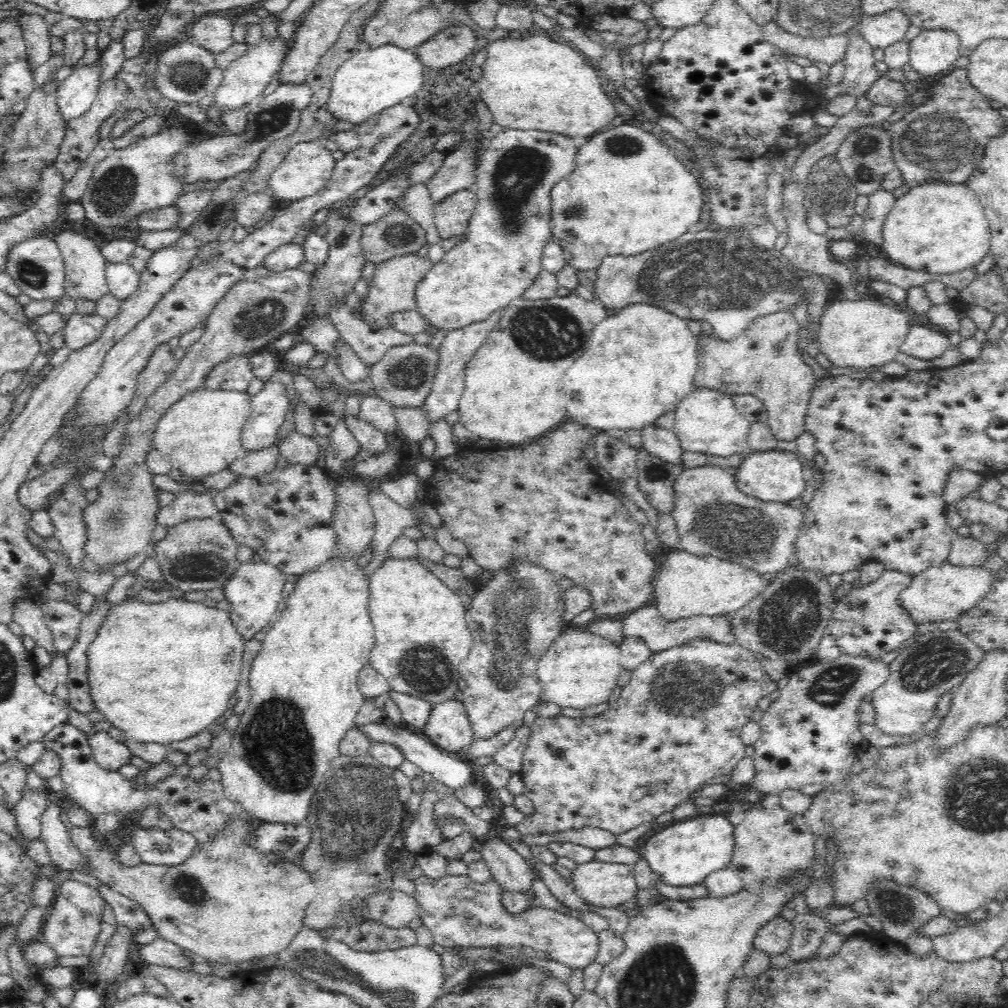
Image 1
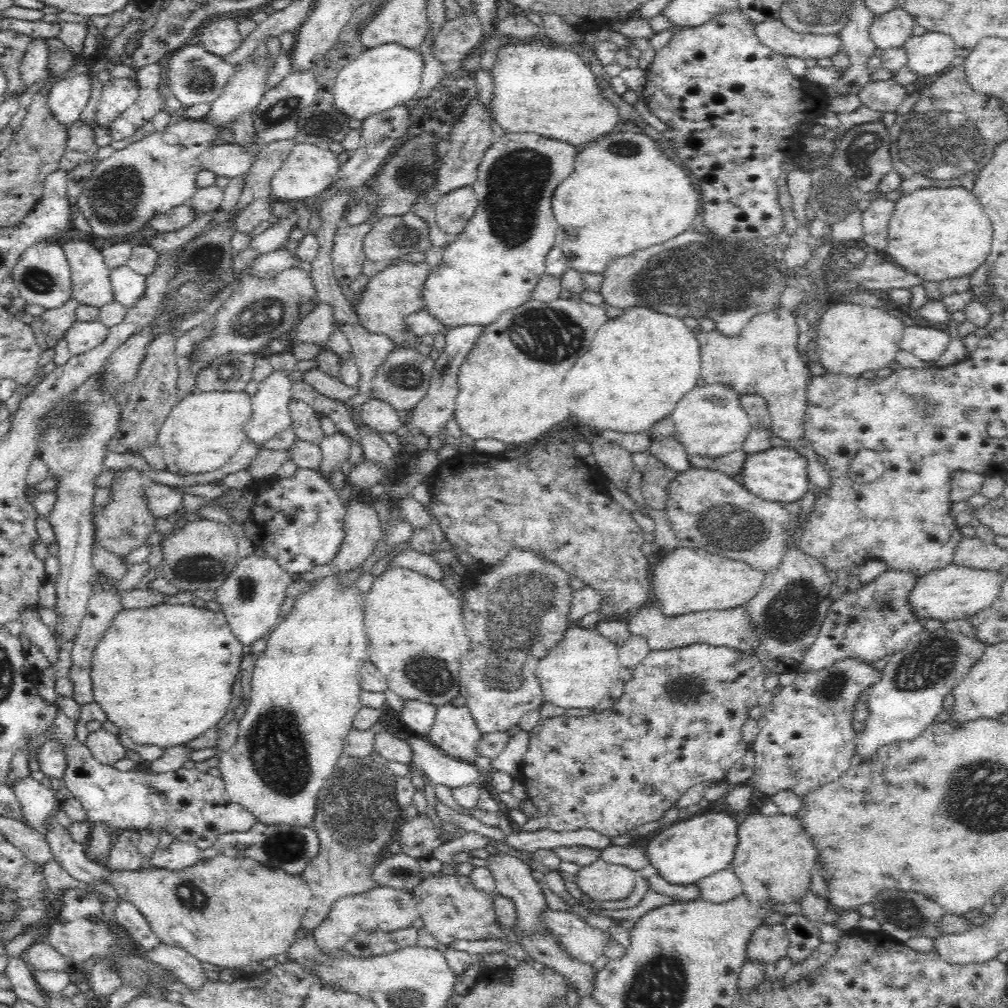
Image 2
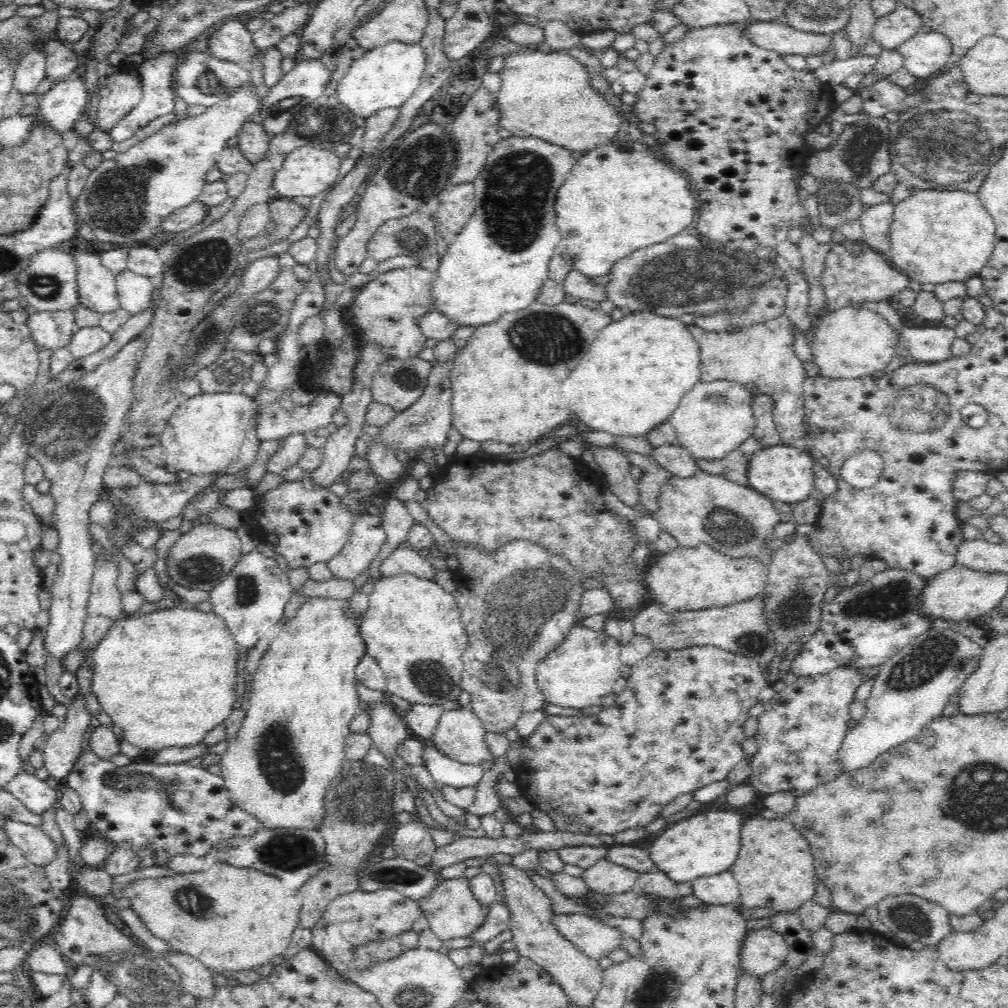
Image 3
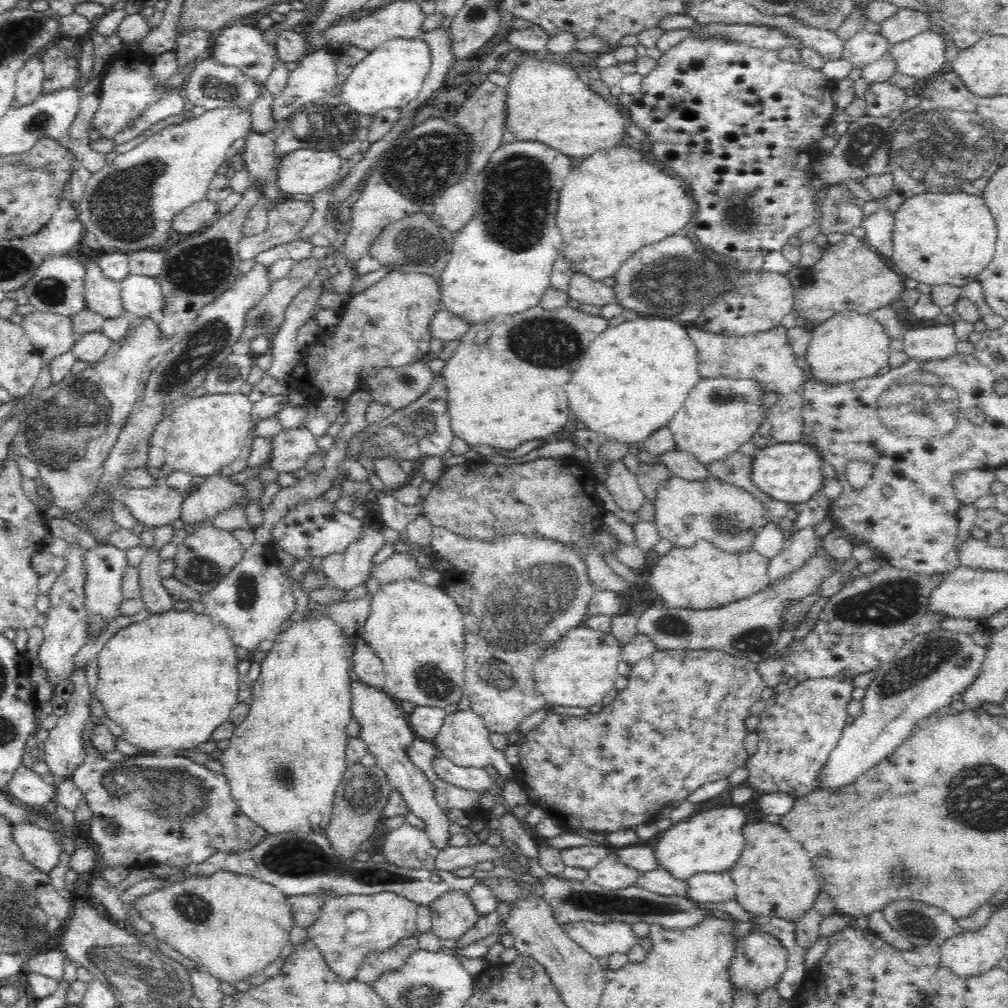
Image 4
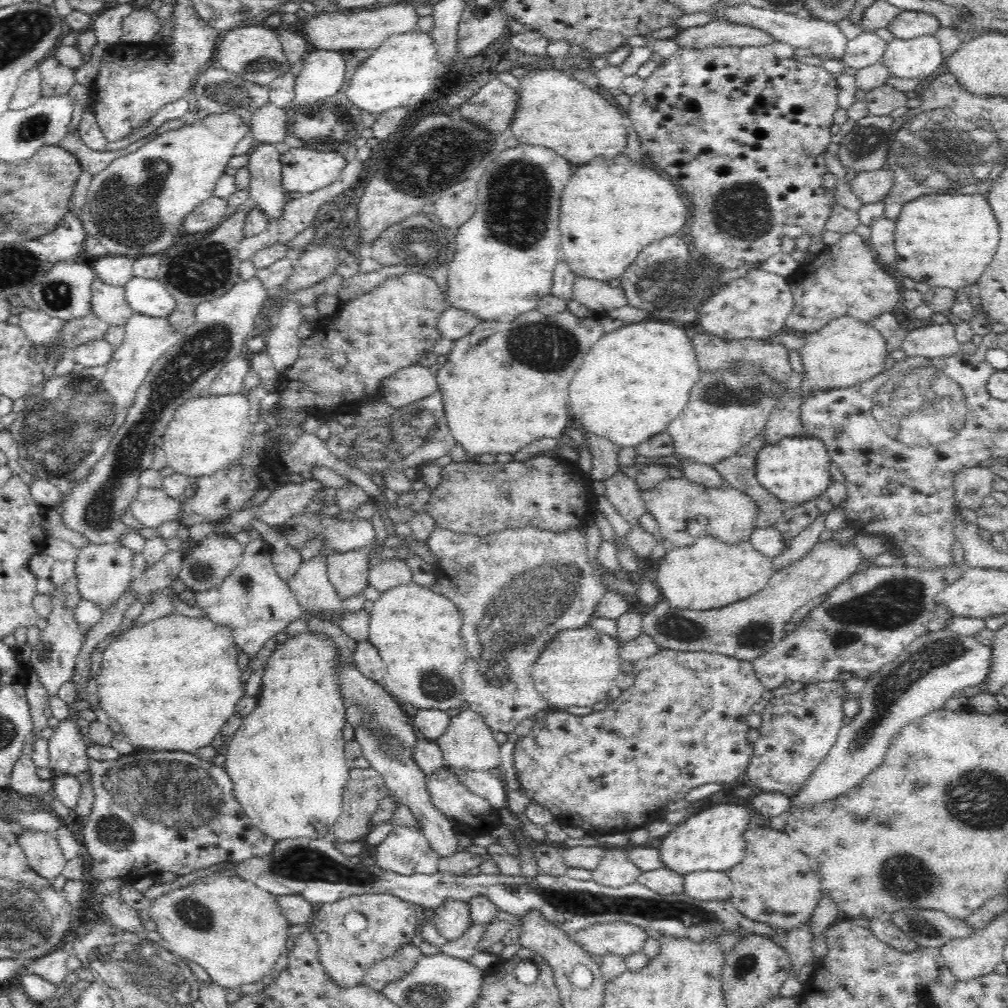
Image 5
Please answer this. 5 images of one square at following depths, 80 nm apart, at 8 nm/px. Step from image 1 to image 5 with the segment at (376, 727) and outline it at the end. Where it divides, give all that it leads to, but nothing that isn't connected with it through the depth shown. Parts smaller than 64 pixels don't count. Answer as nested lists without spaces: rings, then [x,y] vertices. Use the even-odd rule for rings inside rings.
[[[450,766],[449,768],[455,776],[459,776],[468,790],[474,794],[482,796],[488,800],[491,806],[495,809],[502,809],[506,804],[506,786],[498,779],[498,776],[493,776],[489,771],[458,771]]]

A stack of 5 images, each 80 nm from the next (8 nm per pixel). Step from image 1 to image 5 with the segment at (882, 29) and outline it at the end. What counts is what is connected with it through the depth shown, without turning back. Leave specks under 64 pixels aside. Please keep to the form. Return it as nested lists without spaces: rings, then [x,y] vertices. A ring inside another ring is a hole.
[[[902,11],[889,26],[895,38],[910,40],[918,36],[934,36],[941,24],[932,13]]]

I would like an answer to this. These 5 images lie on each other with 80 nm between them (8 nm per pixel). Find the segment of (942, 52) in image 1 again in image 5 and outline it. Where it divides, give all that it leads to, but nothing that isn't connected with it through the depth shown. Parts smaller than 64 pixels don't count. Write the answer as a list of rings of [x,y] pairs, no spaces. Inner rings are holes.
[[[918,36],[910,40],[893,39],[886,45],[880,61],[890,69],[890,76],[919,78],[926,82],[944,70],[945,59],[940,49],[940,40],[936,36]]]

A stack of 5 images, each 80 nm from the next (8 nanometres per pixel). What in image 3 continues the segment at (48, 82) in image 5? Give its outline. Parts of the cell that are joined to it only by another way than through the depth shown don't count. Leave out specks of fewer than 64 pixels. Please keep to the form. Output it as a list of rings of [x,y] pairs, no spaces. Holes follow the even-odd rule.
[[[48,38],[41,43],[42,51],[47,62],[46,78],[54,84],[73,78],[70,69],[76,65],[74,51],[65,46],[57,38]]]

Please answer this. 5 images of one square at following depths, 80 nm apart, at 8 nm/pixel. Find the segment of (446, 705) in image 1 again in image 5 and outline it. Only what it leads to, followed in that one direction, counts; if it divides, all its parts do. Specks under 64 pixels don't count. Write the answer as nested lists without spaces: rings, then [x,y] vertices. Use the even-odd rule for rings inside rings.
[[[472,709],[461,711],[455,717],[450,717],[448,726],[436,740],[443,752],[443,761],[458,771],[490,771],[494,768],[502,770],[500,745],[493,737],[493,730],[485,723],[485,720]]]

